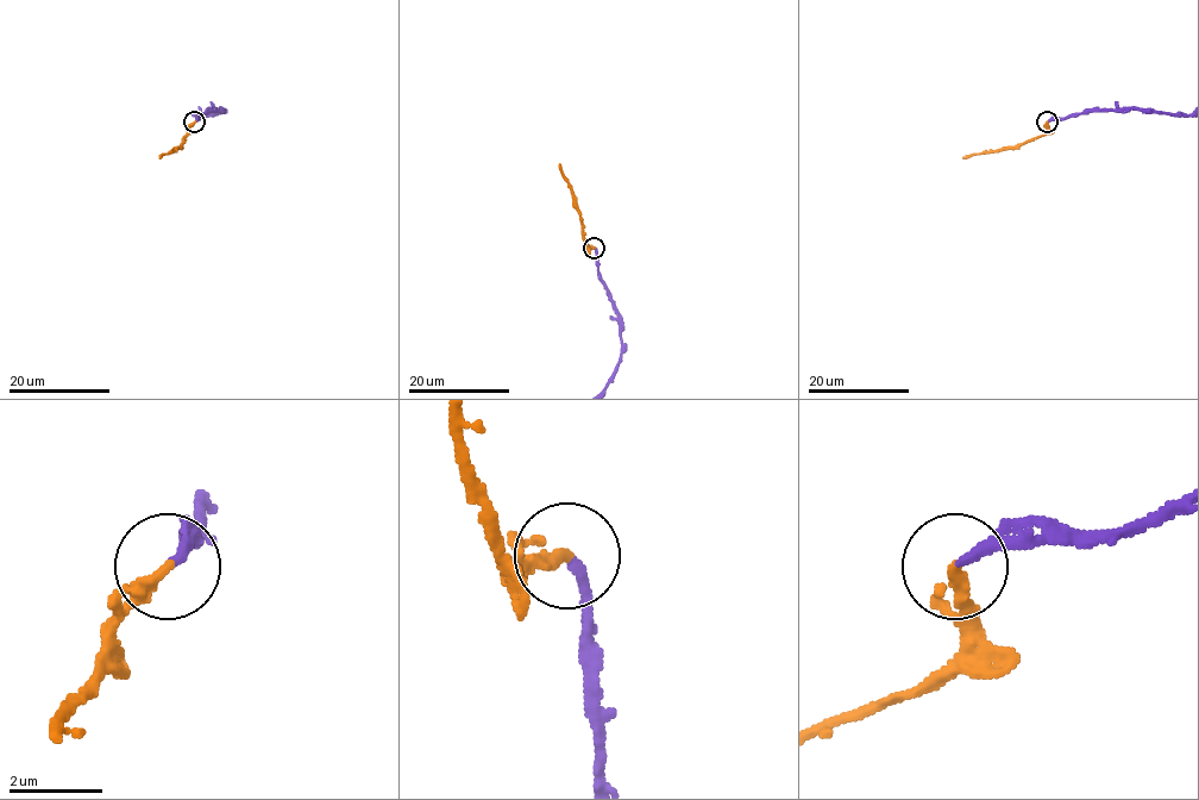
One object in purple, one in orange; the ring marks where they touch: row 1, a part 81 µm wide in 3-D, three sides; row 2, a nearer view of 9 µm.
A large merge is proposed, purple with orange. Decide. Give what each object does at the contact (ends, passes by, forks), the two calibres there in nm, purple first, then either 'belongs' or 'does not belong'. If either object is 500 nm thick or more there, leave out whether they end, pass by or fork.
purple ends there; orange ends there; 200 nm thick on the purple side, 280 nm on the other; belongs

